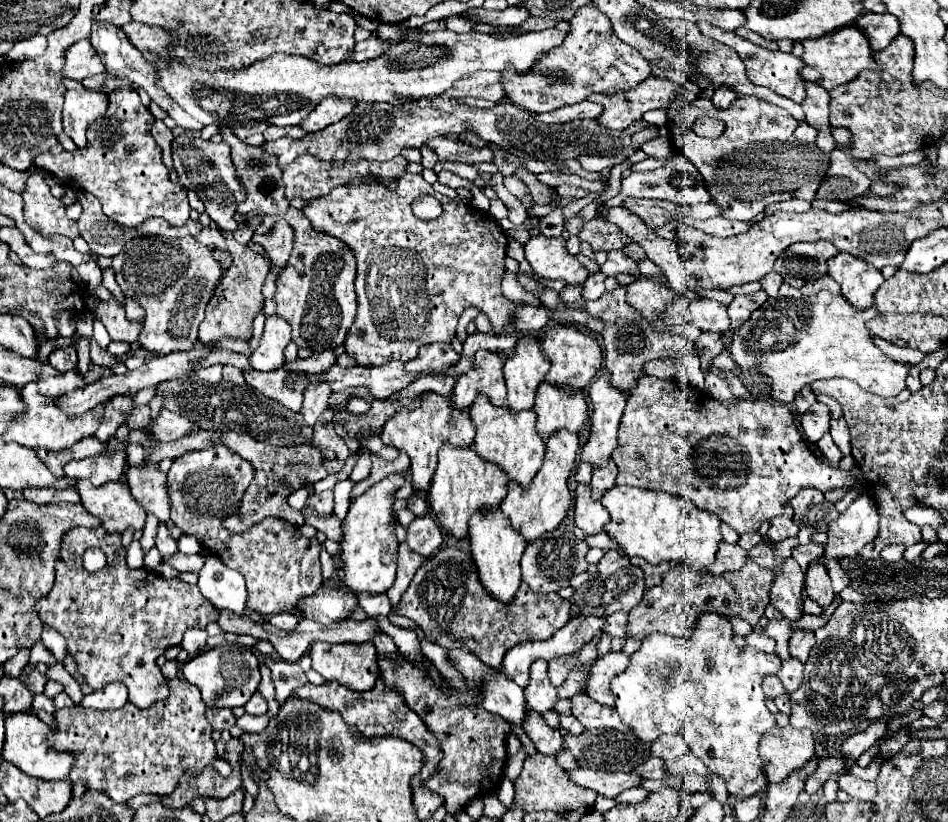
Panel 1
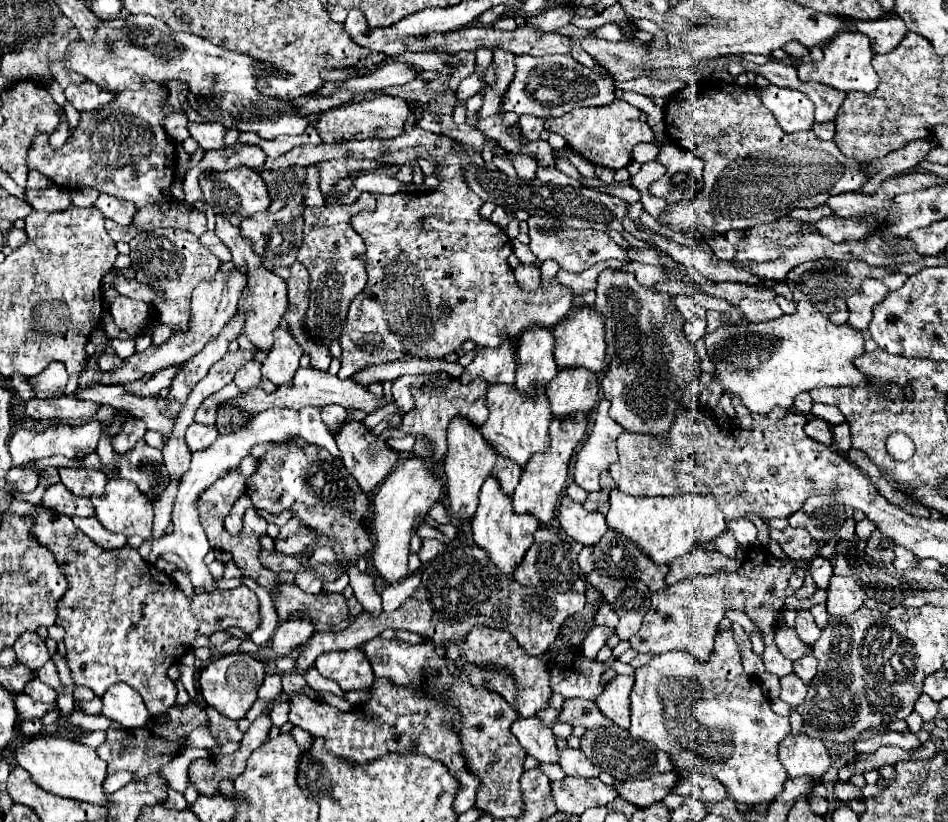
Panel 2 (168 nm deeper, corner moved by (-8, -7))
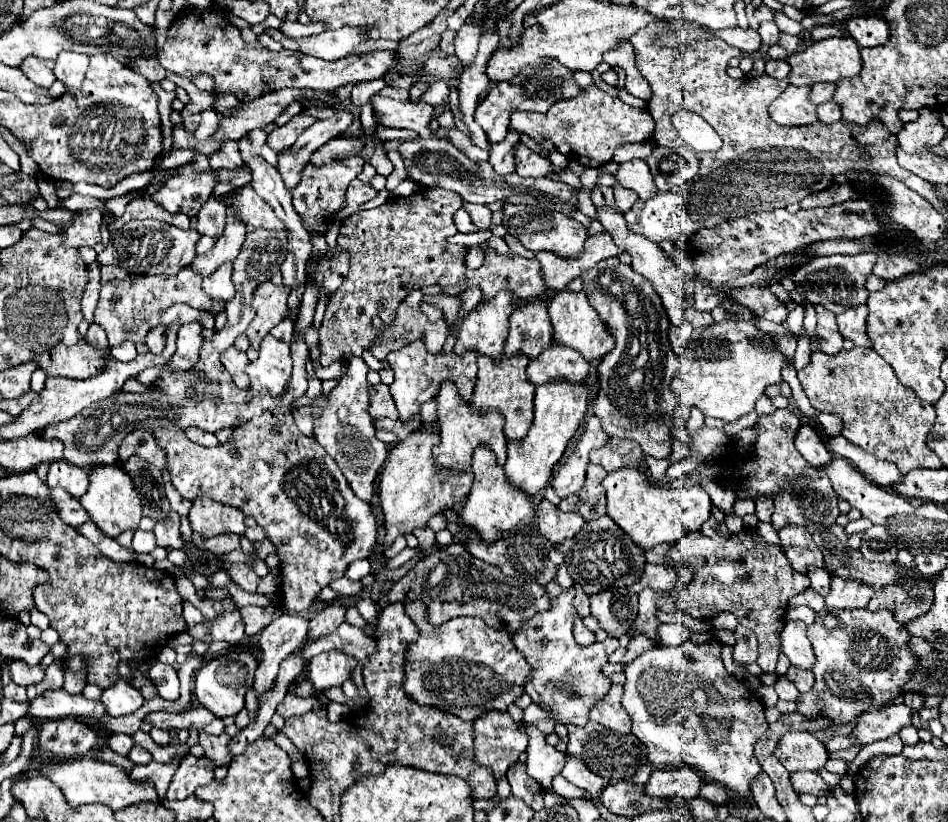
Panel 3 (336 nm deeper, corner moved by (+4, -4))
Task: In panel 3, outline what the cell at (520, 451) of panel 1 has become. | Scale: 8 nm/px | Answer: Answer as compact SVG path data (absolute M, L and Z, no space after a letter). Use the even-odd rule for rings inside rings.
M478 357L478 379L474 393L470 397L472 407L478 411L500 409L504 413L504 435L508 439L524 439L534 419L534 391L536 387L526 377L528 357L502 357L500 361L492 361L490 357Z

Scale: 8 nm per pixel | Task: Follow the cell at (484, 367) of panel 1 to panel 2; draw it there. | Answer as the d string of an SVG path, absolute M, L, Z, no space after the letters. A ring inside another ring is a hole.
M506 342L500 348L484 348L472 360L472 364L466 366L464 374L458 380L462 384L470 384L476 376L482 376L488 382L488 386L492 384L514 386L514 372L516 372L514 350Z

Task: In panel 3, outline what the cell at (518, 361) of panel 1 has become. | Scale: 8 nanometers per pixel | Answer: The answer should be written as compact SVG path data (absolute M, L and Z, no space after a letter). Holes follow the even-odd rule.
M534 299L522 303L510 317L510 335L504 345L504 355L524 353L536 359L552 343L552 323L548 321L546 301Z

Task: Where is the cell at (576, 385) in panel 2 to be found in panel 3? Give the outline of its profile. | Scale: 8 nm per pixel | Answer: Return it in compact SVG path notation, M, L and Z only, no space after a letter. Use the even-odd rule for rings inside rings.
M554 341L552 347L544 349L544 353L540 353L536 361L530 361L526 373L534 385L550 383L554 379L568 379L580 383L586 379L588 369L590 363L584 357L580 357L580 353L564 345L556 345Z

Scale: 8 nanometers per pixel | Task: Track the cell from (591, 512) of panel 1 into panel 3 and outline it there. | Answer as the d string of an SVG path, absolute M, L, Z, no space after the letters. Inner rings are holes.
M546 499L538 505L538 531L550 543L562 543L564 539L574 537L584 525L584 519L578 513L564 513L558 507L550 505Z

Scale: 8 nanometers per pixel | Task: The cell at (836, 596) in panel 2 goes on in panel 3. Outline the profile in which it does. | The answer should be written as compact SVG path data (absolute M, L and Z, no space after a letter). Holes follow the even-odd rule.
M832 577L830 595L824 599L830 609L864 609L874 595L874 589L856 579Z

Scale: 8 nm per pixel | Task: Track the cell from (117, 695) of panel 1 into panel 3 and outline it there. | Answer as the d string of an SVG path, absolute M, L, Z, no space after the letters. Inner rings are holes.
M118 681L116 685L104 689L100 701L104 701L106 711L112 717L130 715L130 713L138 711L146 703L142 693L136 687L128 685L128 681Z

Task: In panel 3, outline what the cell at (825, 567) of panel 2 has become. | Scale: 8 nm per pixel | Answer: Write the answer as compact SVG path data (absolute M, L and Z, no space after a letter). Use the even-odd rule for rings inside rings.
M810 567L810 569L808 569L808 577L810 577L810 581L812 581L812 589L814 589L816 593L820 593L822 597L826 597L826 595L828 595L828 589L830 589L830 579L832 579L832 575L826 573L826 571L820 569L820 567Z

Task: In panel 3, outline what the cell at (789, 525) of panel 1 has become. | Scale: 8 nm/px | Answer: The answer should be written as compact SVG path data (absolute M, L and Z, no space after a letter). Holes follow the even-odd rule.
M784 527L782 531L778 531L784 553L790 561L790 565L800 571L806 573L810 565L814 567L826 567L824 565L824 557L818 549L818 545L814 543L812 535L808 533L808 529L804 527Z

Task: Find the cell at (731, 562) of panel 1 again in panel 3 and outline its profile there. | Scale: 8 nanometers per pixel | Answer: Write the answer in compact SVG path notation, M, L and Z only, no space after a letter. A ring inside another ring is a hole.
M646 565L644 567L644 573L642 573L642 579L628 587L630 593L640 593L642 589L652 589L652 591L670 591L678 581L678 573L674 567L668 567L668 565Z

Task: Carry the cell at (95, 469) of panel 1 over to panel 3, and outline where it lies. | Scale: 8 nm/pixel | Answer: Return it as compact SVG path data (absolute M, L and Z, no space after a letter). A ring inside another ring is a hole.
M56 461L50 465L46 485L48 487L62 487L72 497L80 499L88 489L88 475L84 469L80 469L76 465L68 465L66 461Z

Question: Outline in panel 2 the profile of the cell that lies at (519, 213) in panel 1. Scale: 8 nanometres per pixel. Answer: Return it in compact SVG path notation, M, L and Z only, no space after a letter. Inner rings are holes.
M493 156L494 165L504 172L510 179L517 178L517 173L512 165L512 162L508 158L502 158L501 156Z

